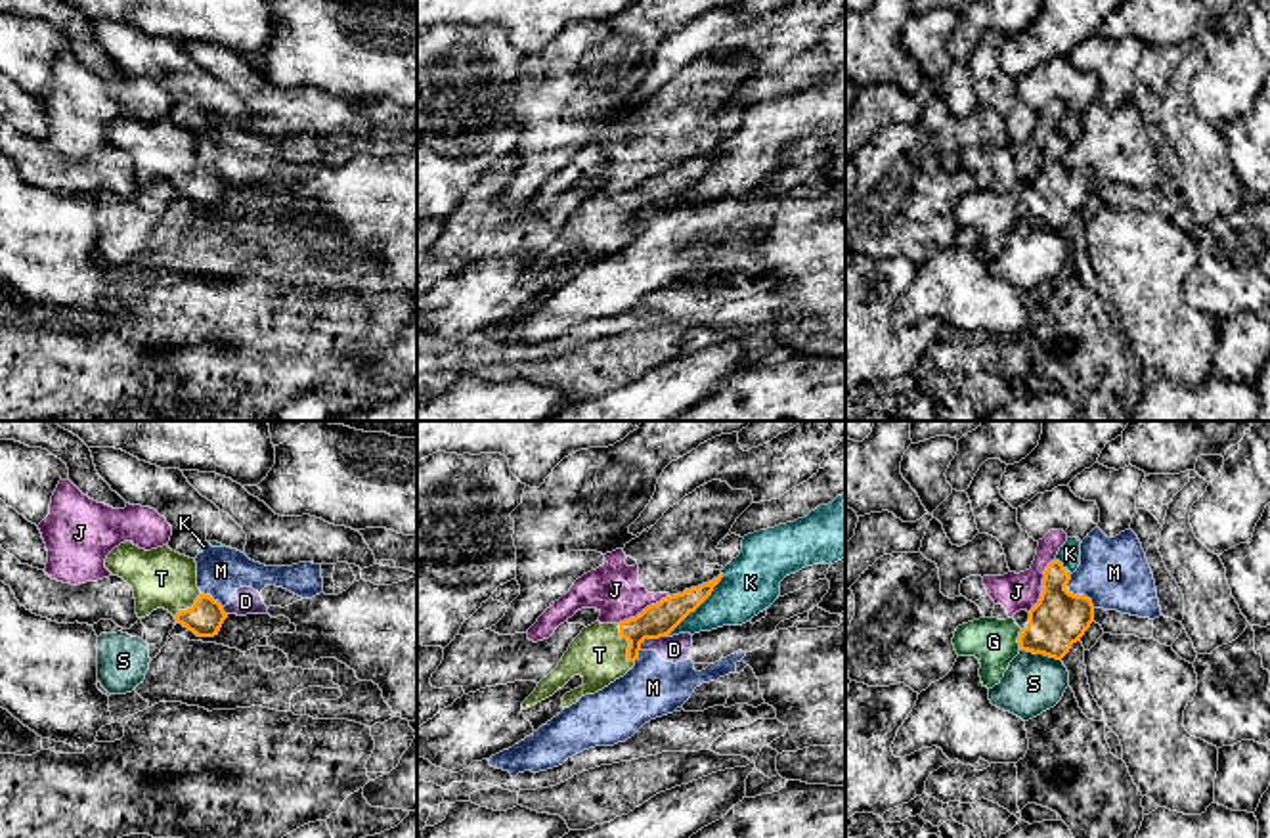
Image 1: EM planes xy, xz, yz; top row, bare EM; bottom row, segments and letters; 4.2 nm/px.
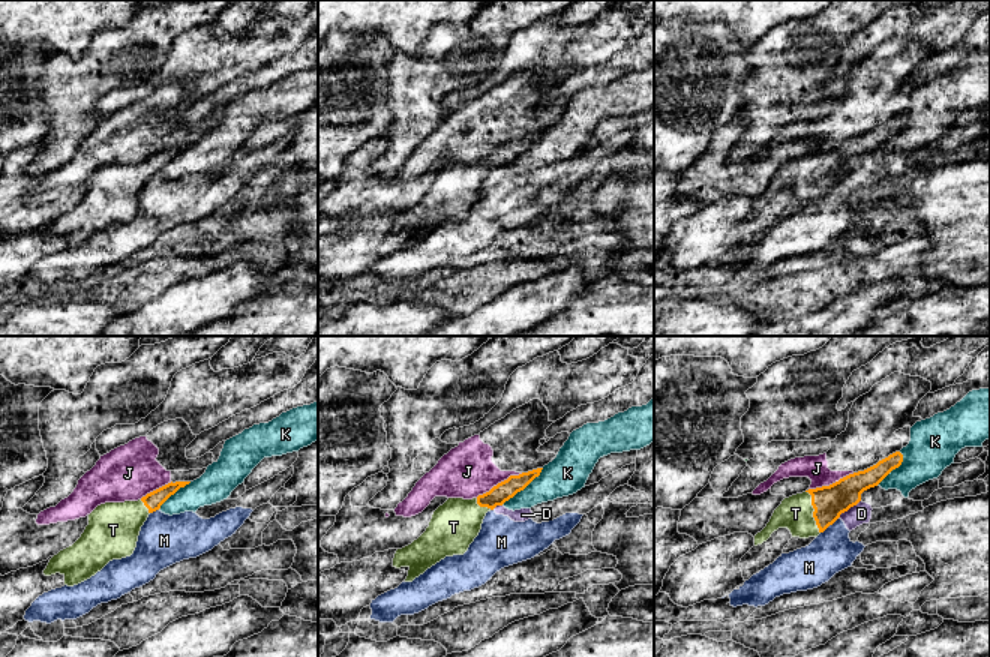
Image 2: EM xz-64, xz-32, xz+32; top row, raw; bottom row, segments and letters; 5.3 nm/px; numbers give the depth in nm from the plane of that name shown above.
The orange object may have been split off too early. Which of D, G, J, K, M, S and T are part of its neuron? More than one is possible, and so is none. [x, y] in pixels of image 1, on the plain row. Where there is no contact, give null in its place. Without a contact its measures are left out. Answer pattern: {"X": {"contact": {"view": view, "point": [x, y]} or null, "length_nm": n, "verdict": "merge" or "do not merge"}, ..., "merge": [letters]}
{"D": {"contact": {"view": "xz", "point": [649, 209]}, "length_nm": 130, "verdict": "do not merge"}, "G": {"contact": {"view": "yz", "point": [1018, 211]}, "length_nm": 90, "verdict": "do not merge"}, "J": {"contact": {"view": "yz", "point": [1043, 157]}, "length_nm": 260, "verdict": "do not merge"}, "K": {"contact": {"view": "xz", "point": [697, 178]}, "length_nm": 360, "verdict": "do not merge"}, "M": {"contact": {"view": "yz", "point": [1083, 167]}, "length_nm": 140, "verdict": "do not merge"}, "S": {"contact": {"view": "yz", "point": [1041, 224]}, "length_nm": 180, "verdict": "do not merge"}, "T": {"contact": {"view": "xz", "point": [630, 215]}, "length_nm": 180, "verdict": "merge"}, "merge": ["T"]}

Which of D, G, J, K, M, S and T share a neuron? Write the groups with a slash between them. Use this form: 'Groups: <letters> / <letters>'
Groups: D M / G / J / K / S / T

